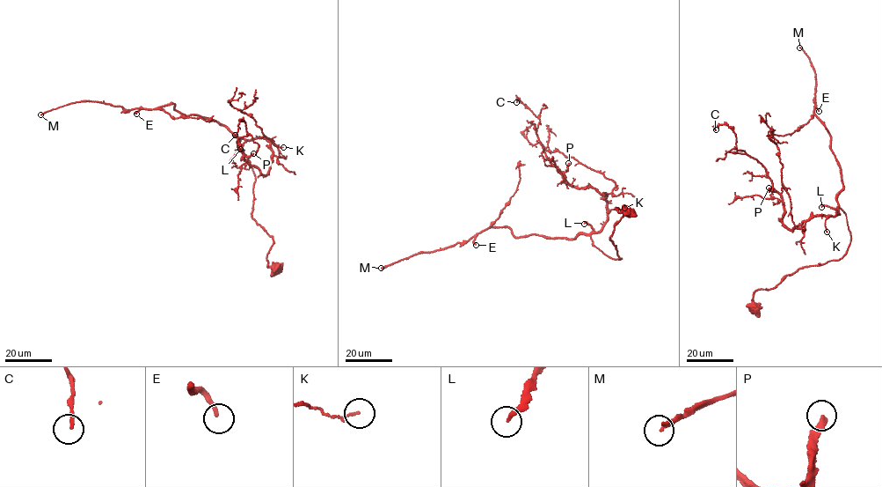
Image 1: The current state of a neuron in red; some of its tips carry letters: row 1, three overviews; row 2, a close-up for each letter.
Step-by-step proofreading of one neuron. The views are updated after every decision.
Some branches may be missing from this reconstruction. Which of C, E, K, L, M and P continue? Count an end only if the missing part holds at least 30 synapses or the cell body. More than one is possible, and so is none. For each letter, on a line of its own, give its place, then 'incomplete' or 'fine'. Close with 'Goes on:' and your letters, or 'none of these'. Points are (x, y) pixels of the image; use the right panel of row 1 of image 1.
C: (716, 129) | fine
E: (819, 111) | incomplete
K: (827, 232) | fine
L: (821, 207) | incomplete
M: (799, 47) | incomplete
P: (769, 188) | fine
Goes on: E, L, M

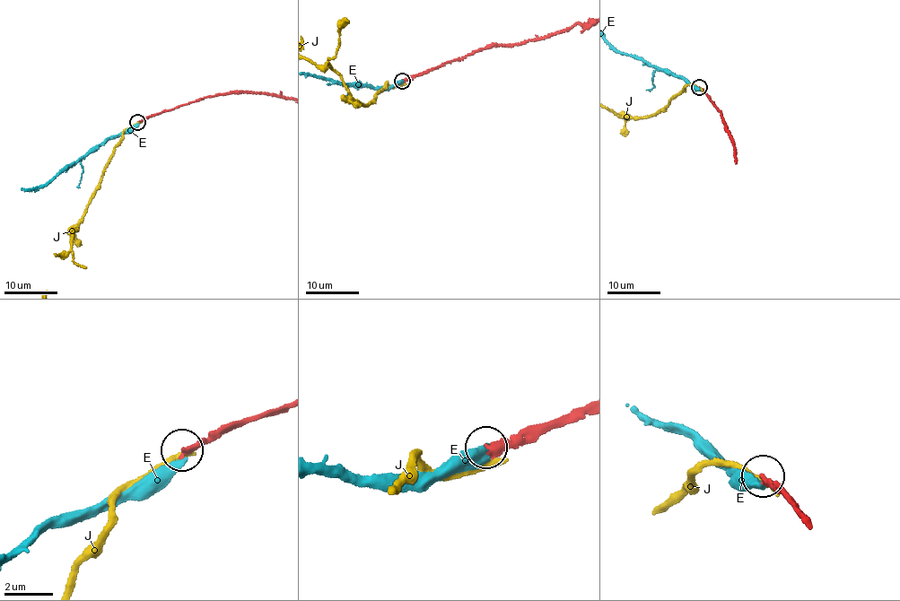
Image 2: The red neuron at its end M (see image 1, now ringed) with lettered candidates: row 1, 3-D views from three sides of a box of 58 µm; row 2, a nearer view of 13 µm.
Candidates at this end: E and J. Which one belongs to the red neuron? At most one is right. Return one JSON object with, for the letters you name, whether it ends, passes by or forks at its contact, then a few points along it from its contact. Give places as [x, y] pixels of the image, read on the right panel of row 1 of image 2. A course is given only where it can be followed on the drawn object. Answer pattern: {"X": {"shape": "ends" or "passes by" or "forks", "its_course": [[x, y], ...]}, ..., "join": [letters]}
{"join": []}

